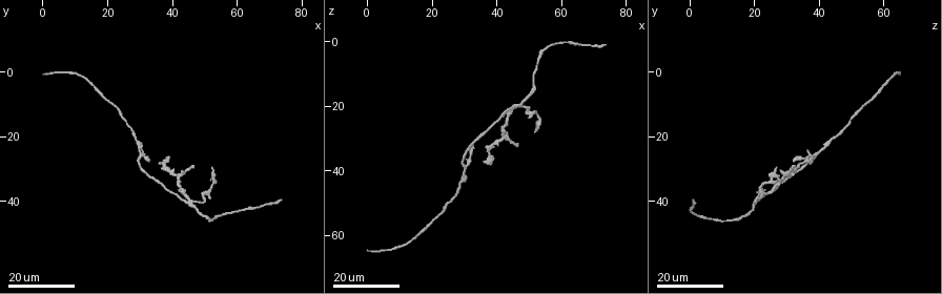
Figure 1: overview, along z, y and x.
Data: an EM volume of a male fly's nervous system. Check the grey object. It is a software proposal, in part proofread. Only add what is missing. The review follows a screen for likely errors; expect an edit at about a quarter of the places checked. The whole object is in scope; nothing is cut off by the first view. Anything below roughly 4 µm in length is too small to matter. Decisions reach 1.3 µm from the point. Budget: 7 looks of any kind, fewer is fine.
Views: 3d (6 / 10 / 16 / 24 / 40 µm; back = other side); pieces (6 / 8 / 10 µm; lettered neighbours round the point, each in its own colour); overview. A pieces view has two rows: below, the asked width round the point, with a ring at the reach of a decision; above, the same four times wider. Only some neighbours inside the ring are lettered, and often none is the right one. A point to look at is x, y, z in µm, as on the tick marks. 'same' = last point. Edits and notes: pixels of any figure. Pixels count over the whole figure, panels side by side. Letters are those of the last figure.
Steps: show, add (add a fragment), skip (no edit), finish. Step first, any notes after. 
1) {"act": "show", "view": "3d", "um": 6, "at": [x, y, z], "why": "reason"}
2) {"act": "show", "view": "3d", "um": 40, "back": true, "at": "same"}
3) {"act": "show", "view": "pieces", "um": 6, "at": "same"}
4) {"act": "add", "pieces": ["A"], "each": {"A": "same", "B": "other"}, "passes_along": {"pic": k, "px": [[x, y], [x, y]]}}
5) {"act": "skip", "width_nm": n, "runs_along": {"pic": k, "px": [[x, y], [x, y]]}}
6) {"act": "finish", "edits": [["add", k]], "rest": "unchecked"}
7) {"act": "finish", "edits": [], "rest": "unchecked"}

{"act": "show", "view": "3d", "um": 16, "at": [0.0, 0.5, 65.0], "why": "branch stops here"}

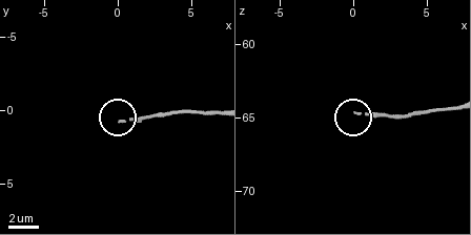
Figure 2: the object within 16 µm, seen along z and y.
{"act": "show", "view": "pieces", "um": 10, "at": [0.2, 0.8, 64.8], "why": "what lies round it"}

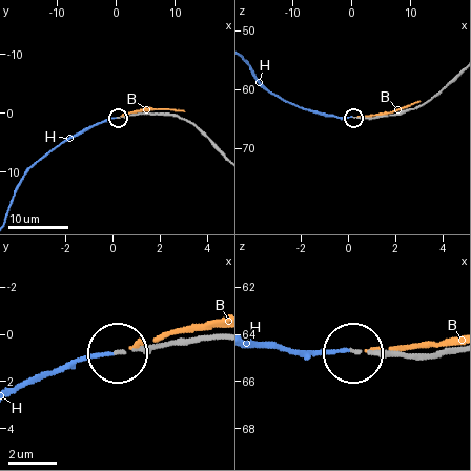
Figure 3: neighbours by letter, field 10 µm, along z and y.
{"act": "add", "pieces": ["H"], "width_nm": 100, "each": {"B": "other", "H": "same"}, "passes_along": {"pic": 3, "px": [[412, 352], [258, 346]]}, "found": "the cell continues"}

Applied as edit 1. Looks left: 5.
{"act": "show", "view": "overview", "why": "redraw"}

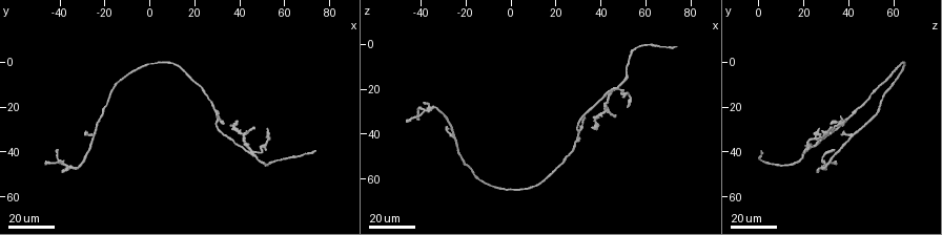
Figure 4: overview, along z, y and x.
{"act": "show", "view": "3d", "um": 40, "at": [37, 27, 37], "why": "thin end"}

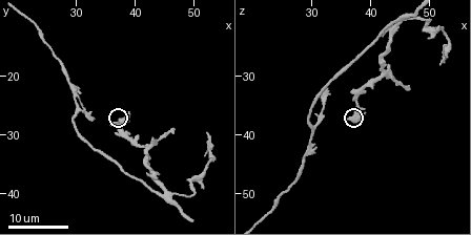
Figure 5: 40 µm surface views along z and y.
{"act": "show", "view": "pieces", "um": 8, "at": [38.5, 26.5, 37.5], "why": "see the neighbours"}

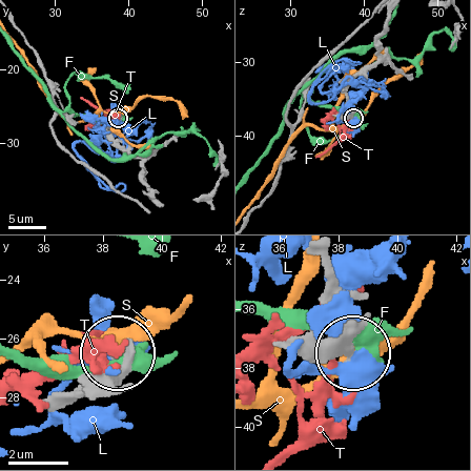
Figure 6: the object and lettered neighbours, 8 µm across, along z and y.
{"act": "skip", "each": {"F": "other", "L": "other", "S": "other", "T": "other"}, "runs_along": {"pic": 6, "px": [[388, 17], [375, 60], [347, 88], [352, 116]]}, "found": "no lettered fragment goes on from it"}

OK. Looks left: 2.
{"act": "show", "view": "3d", "um": 24, "at": [74.0, 40.0, 1.0], "why": "thin end"}

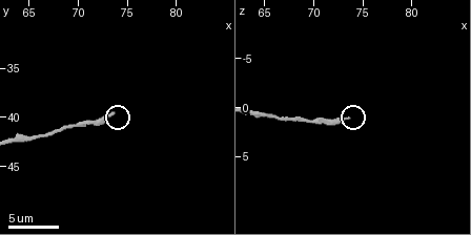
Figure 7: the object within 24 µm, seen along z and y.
{"act": "show", "view": "pieces", "um": 10, "at": [73.4, 39.6, 1.2]}

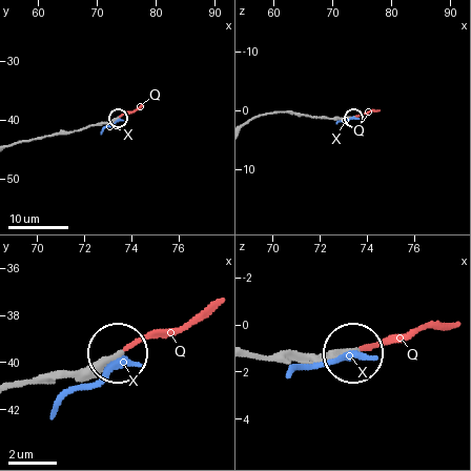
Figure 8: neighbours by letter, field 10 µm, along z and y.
{"act": "add", "pieces": ["Q"], "each": {"Q": "same", "X": "other"}, "passes_along": {"pic": 8, "px": [[61, 379], [95, 374], [123, 350], [173, 332], [216, 306]]}, "found": "the cell continues"}

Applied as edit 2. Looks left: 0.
{"act": "finish", "edits": [["add", 3], ["add", 8]], "rest": "unchecked"}

